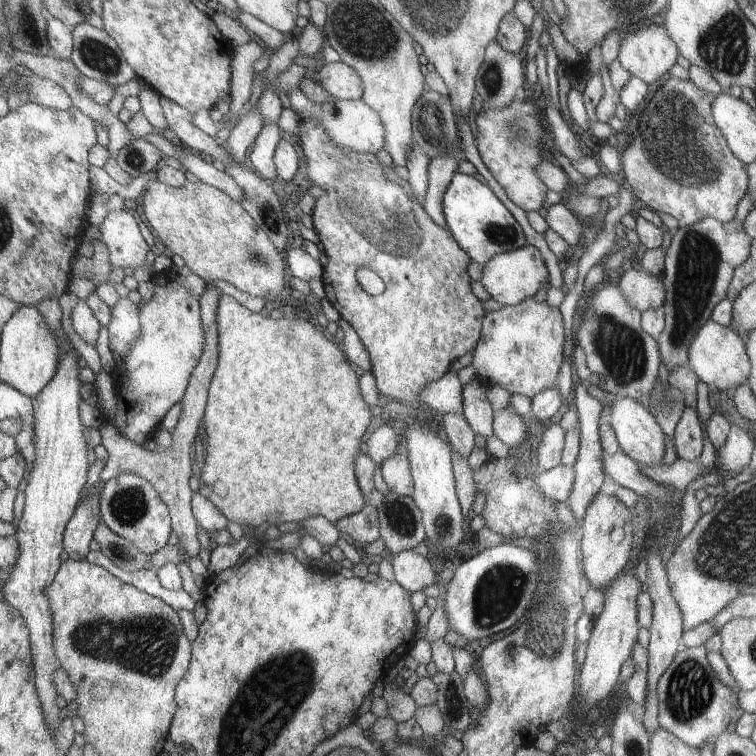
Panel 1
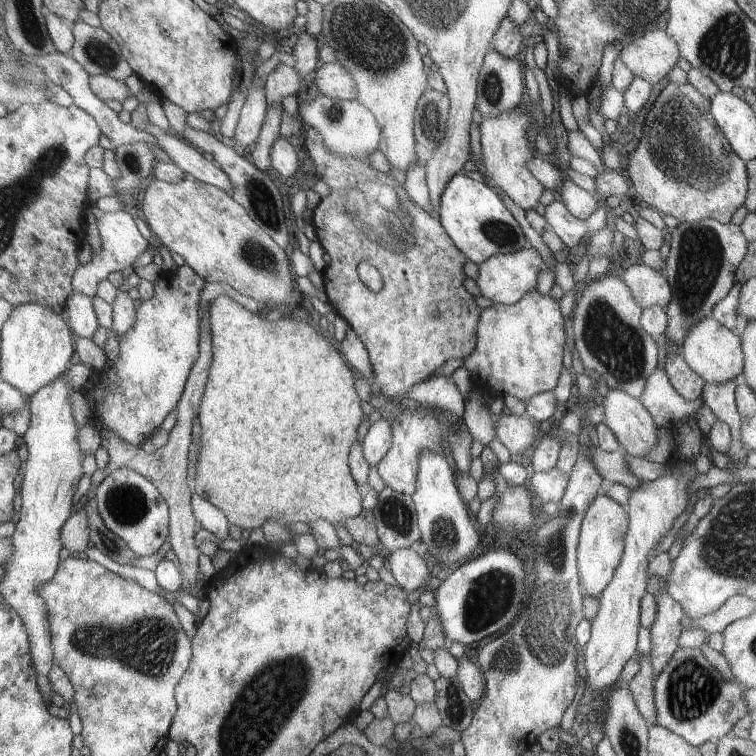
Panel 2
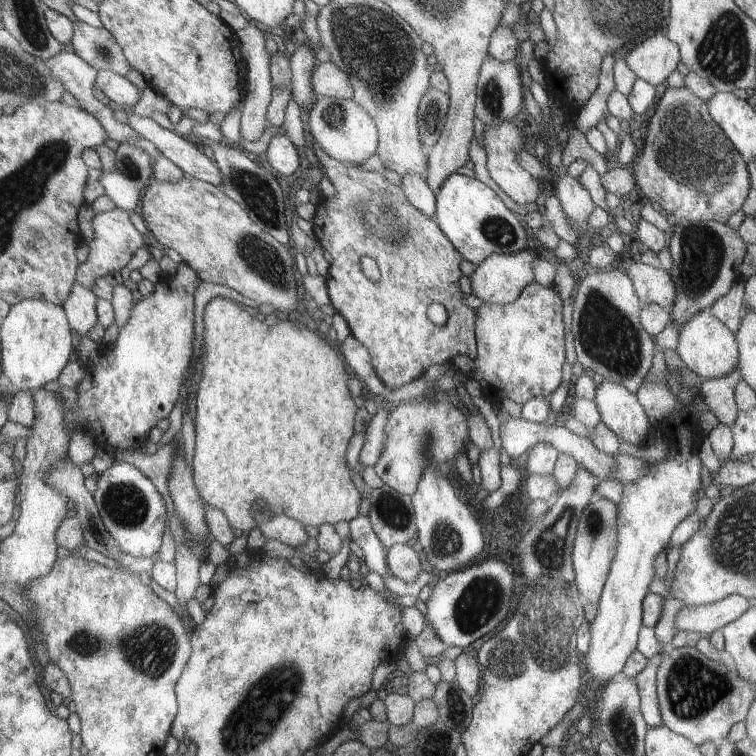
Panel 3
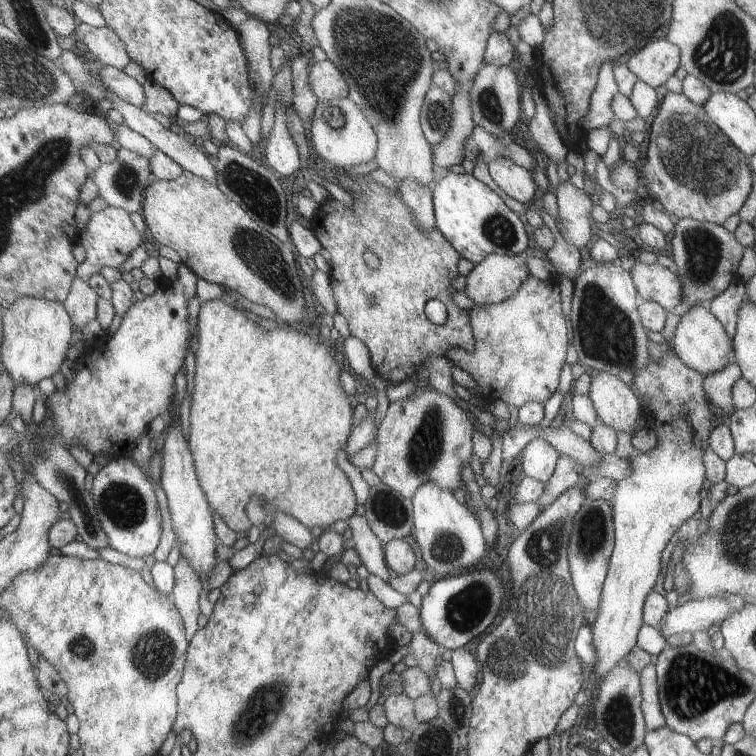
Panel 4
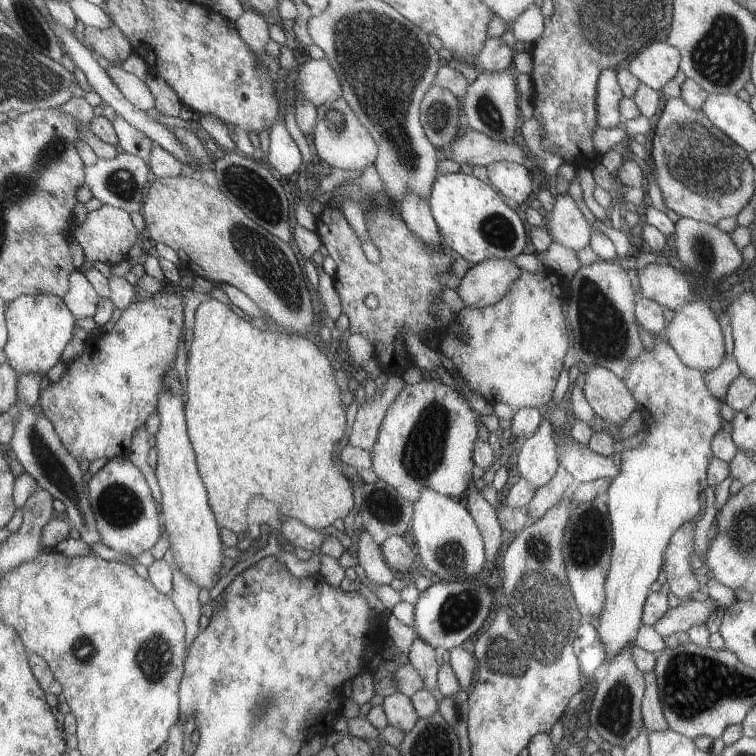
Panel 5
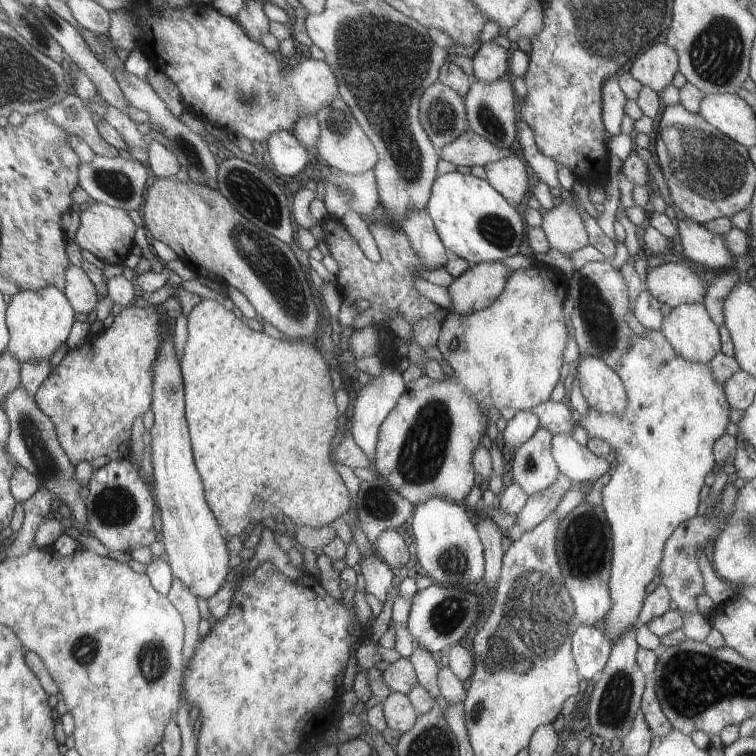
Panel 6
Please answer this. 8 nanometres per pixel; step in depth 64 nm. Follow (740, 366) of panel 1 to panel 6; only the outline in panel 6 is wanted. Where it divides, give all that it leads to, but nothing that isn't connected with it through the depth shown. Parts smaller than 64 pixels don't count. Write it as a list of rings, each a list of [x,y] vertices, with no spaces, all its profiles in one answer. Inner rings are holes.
[[[684,303],[671,309],[670,314],[665,317],[665,322],[662,323],[661,333],[684,360],[700,362],[708,366],[721,351],[722,345],[717,322],[708,314],[704,304]]]

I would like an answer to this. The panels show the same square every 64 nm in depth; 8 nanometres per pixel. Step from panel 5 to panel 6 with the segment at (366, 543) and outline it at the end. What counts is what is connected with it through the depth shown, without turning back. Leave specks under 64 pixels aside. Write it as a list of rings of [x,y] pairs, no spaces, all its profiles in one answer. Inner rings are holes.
[[[374,552],[359,562],[365,578],[365,592],[376,596],[380,602],[386,602],[386,594],[394,582],[392,569]]]

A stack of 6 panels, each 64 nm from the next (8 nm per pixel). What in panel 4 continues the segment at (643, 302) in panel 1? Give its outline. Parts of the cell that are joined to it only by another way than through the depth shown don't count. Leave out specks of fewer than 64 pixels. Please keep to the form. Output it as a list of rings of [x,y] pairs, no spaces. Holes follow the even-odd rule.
[[[649,261],[637,262],[630,270],[641,301],[654,301],[667,311],[677,311],[682,303],[682,283],[673,268]]]

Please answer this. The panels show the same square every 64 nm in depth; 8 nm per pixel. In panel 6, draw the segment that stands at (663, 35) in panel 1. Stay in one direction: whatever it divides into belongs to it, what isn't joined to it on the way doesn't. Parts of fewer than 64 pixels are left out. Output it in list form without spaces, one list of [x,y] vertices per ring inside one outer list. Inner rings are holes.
[[[666,43],[654,44],[638,56],[630,72],[636,80],[660,94],[672,84],[678,72],[678,53]]]

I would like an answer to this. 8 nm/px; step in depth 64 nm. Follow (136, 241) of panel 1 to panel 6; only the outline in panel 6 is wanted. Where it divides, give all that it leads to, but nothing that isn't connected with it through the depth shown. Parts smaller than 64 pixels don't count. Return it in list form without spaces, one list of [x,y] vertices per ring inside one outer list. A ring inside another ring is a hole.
[[[92,203],[90,208],[82,211],[80,216],[80,226],[76,235],[74,236],[74,242],[80,246],[83,250],[92,252],[96,258],[99,258],[106,264],[124,264],[132,246],[134,246],[134,230],[136,230],[136,224],[132,222],[132,218],[128,216],[128,211],[111,207],[104,203]]]

